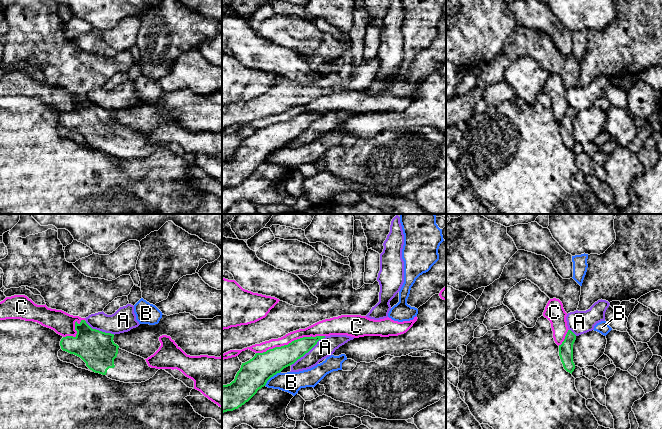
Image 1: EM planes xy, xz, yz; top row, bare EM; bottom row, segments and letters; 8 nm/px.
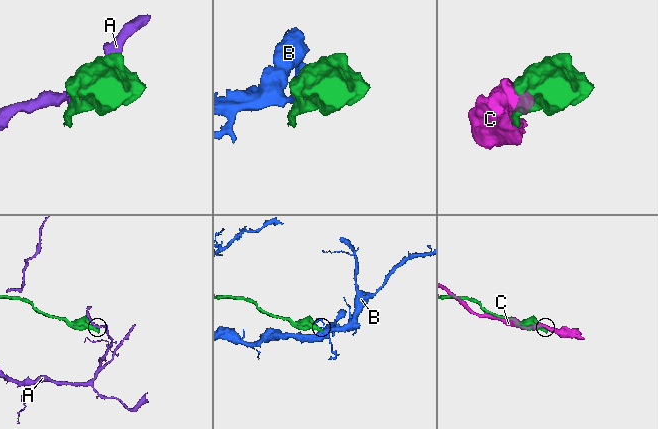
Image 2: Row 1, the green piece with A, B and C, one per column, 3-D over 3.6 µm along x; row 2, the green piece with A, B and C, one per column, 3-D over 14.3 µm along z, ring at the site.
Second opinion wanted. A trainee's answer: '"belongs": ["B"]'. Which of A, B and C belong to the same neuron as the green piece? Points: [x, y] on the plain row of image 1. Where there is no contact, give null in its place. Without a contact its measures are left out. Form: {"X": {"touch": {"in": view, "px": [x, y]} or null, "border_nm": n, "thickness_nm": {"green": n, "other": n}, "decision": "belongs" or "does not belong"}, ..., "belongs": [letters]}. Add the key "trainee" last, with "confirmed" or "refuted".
{"A": {"touch": {"in": "xz", "px": [308, 127]}, "border_nm": 360, "thickness_nm": {"green": 190, "other": 150}, "decision": "does not belong"}, "B": {"touch": {"in": "xz", "px": [271, 152]}, "border_nm": 180, "thickness_nm": {"green": 240, "other": 170}, "decision": "does not belong"}, "C": {"touch": {"in": "xz", "px": [291, 118]}, "border_nm": 550, "thickness_nm": {"green": 200, "other": 110}, "decision": "does not belong"}, "belongs": [], "trainee": "refuted"}

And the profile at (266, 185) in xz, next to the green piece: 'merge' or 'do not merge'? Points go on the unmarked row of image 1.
do not merge

